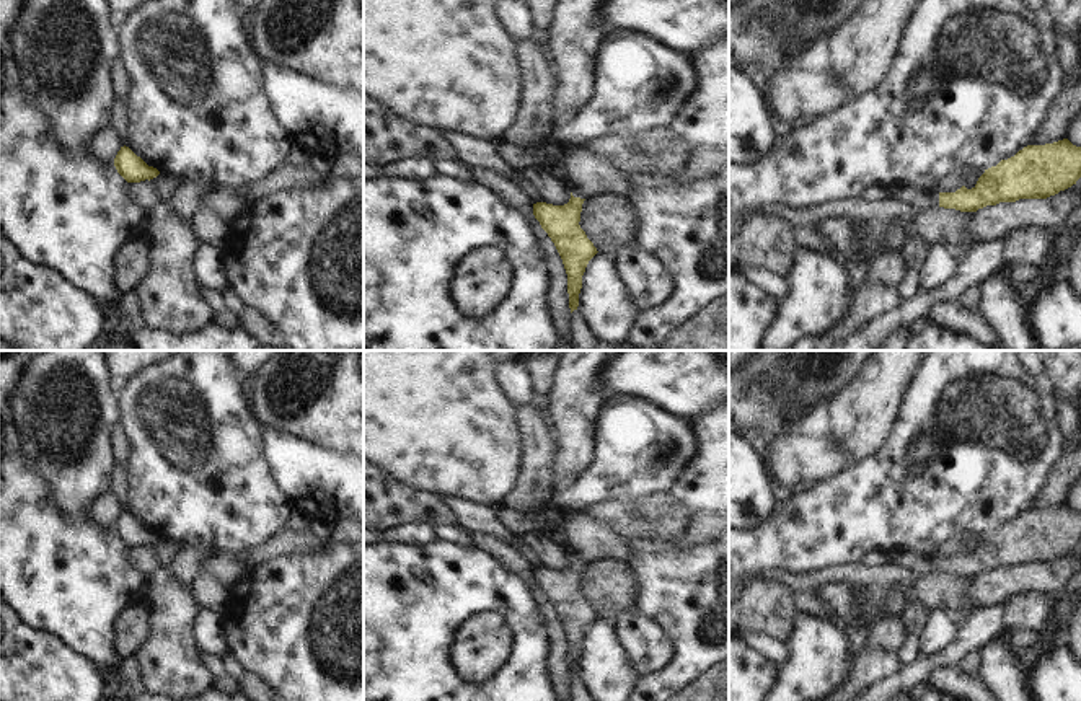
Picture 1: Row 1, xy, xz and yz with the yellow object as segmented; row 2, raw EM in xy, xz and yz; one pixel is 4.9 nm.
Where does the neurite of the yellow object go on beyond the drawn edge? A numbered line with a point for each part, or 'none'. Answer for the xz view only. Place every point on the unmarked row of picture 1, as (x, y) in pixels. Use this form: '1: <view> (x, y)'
1: xz (587, 540)

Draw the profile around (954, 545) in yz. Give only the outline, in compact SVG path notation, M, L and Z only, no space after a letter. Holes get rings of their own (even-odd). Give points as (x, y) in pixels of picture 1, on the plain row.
M959 533L951 536L936 553L936 558L955 558L960 554L965 548L965 541L968 538L968 533Z

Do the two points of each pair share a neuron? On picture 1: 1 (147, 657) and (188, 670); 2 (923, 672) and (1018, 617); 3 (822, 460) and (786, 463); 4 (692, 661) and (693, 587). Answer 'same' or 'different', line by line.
1: same
2: same
3: same
4: same

